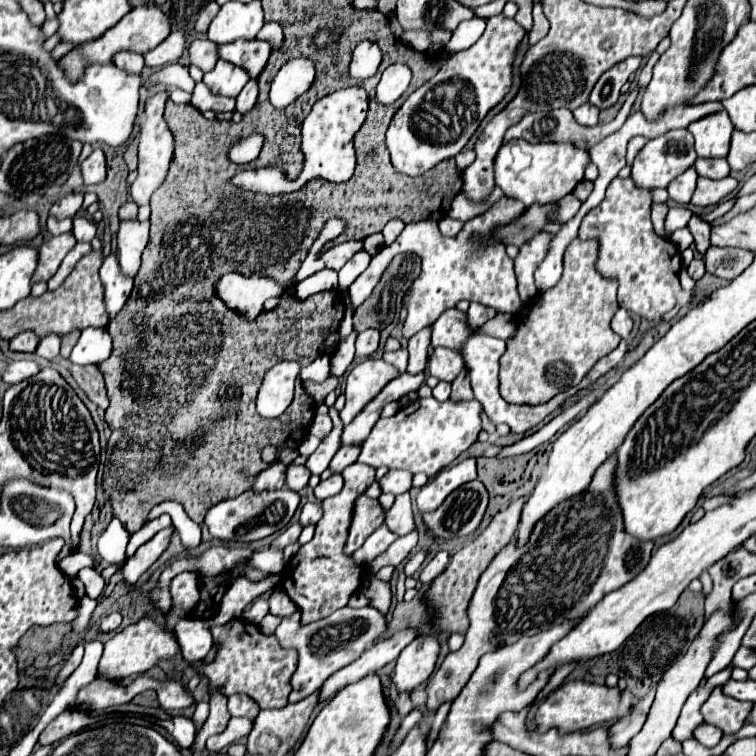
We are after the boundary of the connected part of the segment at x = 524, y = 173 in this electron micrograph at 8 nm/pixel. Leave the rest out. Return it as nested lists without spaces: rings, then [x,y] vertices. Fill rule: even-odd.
[[[510,141],[500,147],[494,163],[496,185],[504,191],[506,197],[522,201],[526,207],[534,203],[556,203],[584,179],[584,171],[590,163],[586,149],[576,147],[574,143],[536,143]]]

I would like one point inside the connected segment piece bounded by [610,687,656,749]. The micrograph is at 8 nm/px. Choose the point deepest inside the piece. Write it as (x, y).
(621, 732)

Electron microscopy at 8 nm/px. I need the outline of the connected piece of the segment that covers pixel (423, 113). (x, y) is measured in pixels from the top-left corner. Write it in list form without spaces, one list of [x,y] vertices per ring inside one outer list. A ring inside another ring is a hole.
[[[490,17],[476,45],[450,55],[438,73],[404,101],[386,133],[392,165],[400,173],[426,173],[464,149],[488,111],[508,95],[516,49],[524,35],[526,31],[514,19]]]

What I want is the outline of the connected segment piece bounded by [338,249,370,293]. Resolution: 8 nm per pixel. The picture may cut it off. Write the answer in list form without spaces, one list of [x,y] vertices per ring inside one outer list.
[[[362,249],[360,253],[356,253],[340,271],[338,271],[338,291],[346,293],[350,283],[354,283],[354,279],[368,267],[370,263],[370,255]]]

